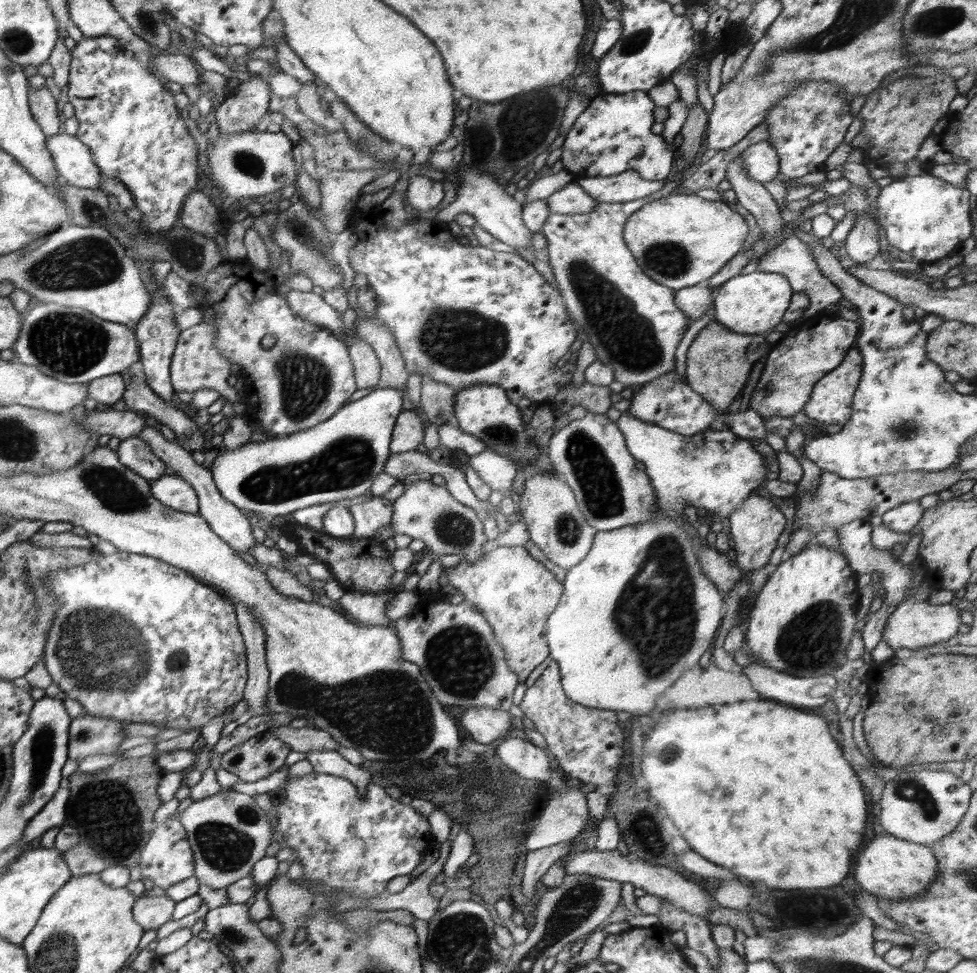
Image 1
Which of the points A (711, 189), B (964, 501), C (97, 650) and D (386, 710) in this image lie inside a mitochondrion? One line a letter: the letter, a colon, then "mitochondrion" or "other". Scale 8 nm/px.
A: other
B: other
C: mitochondrion
D: mitochondrion

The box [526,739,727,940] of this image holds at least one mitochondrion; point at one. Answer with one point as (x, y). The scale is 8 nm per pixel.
(644, 824)

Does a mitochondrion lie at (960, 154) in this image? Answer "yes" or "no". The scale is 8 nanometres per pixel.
no

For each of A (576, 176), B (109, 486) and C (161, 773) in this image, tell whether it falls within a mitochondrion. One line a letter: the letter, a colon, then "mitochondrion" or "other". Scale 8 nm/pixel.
A: other
B: mitochondrion
C: other

